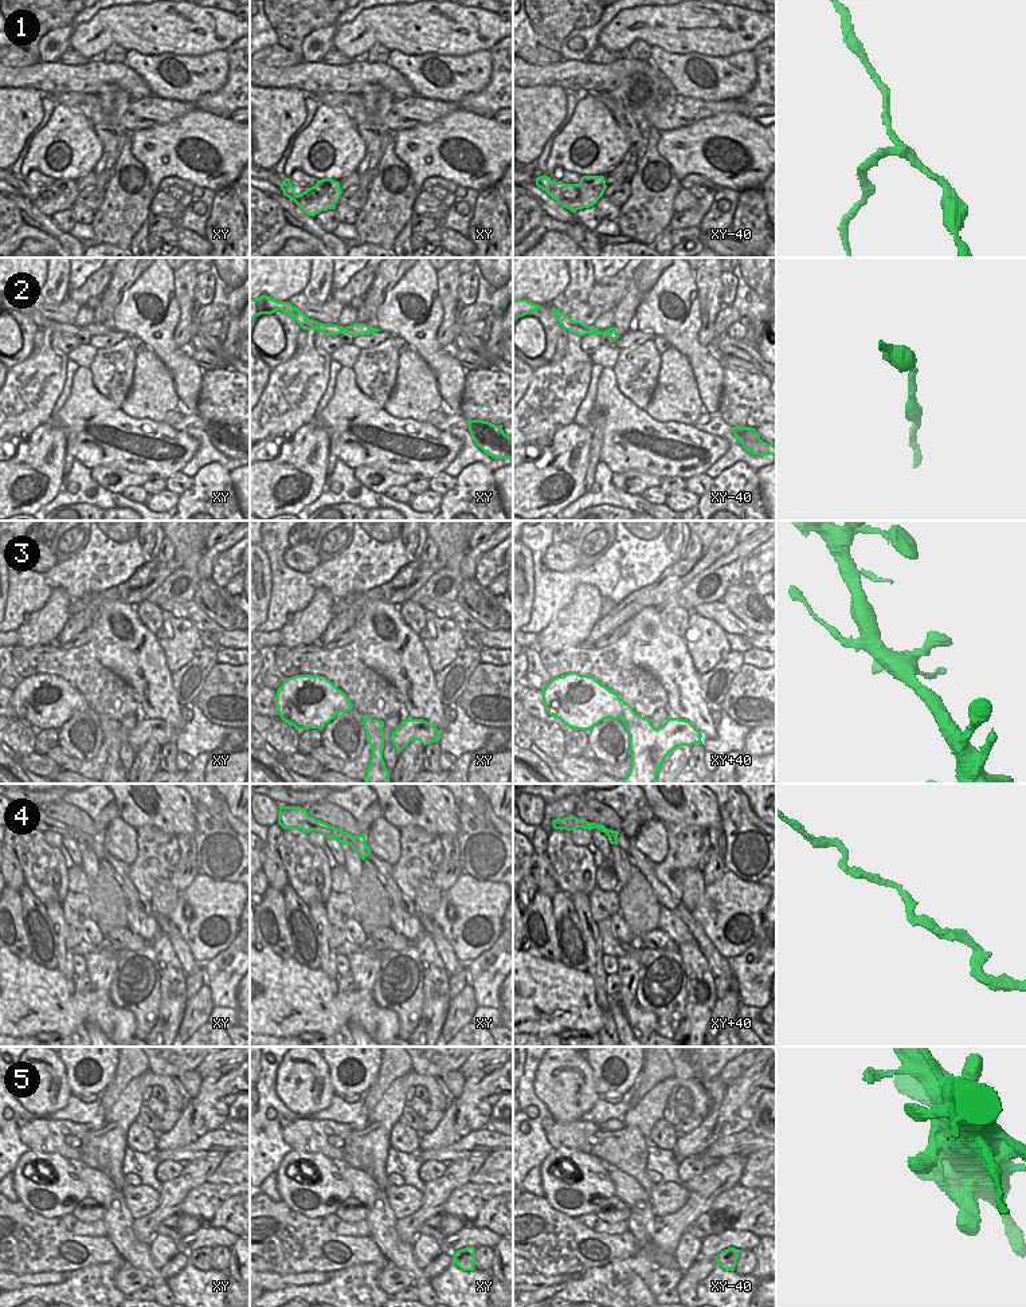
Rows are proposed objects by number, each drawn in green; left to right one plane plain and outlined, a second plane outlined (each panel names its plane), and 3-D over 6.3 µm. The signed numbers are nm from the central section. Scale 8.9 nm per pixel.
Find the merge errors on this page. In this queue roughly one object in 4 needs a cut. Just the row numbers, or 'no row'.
1

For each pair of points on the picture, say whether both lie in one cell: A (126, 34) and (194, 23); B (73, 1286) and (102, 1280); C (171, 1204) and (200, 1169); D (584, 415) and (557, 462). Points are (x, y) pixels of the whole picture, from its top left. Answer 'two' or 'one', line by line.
A: one
B: one
C: one
D: two

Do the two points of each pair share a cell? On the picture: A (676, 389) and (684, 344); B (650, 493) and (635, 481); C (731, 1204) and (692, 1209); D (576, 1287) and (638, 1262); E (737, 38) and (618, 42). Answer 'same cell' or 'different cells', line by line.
A: different cells
B: different cells
C: different cells
D: same cell
E: same cell

